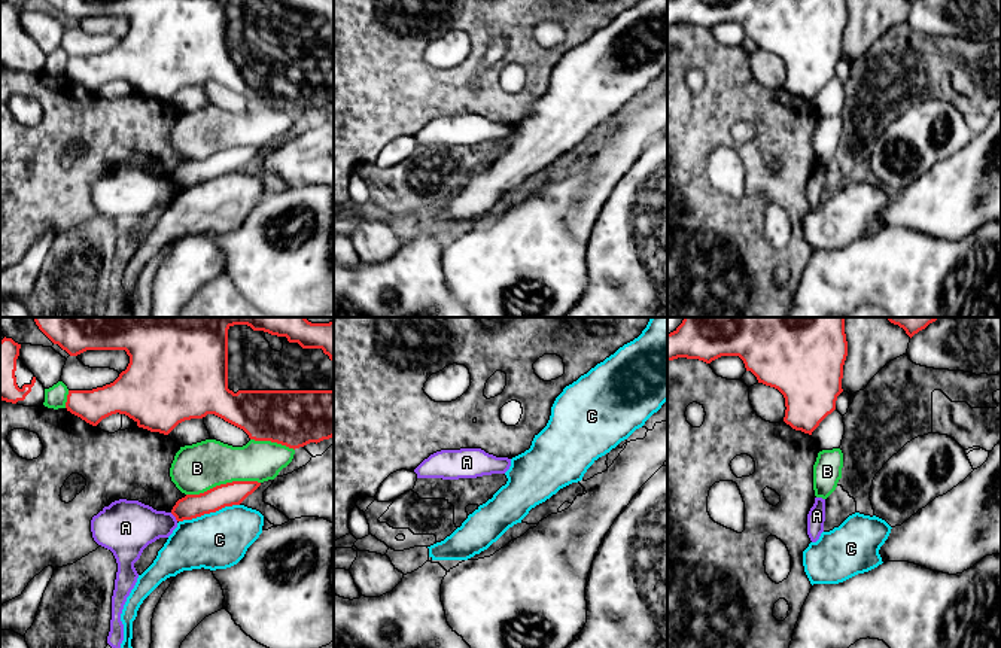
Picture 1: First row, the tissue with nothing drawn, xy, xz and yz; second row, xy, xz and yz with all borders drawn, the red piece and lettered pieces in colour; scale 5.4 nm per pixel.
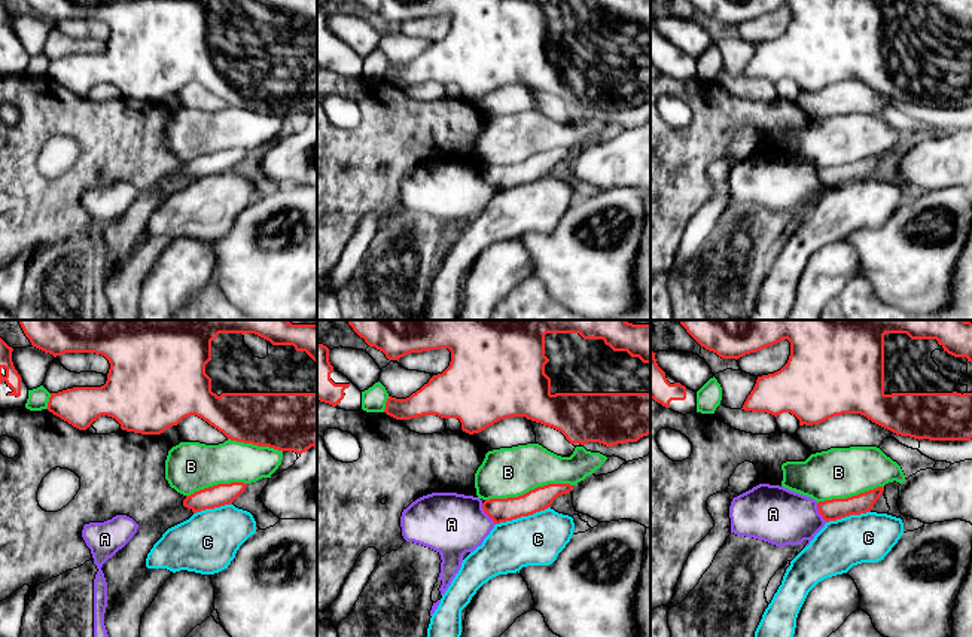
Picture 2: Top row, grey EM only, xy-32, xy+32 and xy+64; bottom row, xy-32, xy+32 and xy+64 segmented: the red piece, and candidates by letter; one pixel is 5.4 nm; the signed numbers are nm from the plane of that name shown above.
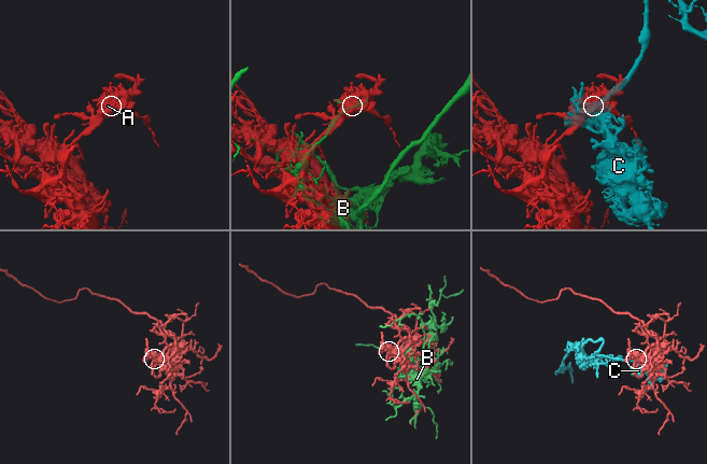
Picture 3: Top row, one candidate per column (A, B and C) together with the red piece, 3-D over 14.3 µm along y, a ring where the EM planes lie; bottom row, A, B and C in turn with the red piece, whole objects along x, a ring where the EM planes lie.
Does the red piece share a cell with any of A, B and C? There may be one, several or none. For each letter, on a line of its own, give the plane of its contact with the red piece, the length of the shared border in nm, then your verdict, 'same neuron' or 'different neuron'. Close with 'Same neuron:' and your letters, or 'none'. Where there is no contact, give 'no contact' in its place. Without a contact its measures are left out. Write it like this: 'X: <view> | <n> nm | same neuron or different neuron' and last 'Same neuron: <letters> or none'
A: xy | 60 nm | different neuron
B: xy | 400 nm | different neuron
C: xy | 340 nm | different neuron
Same neuron: none

